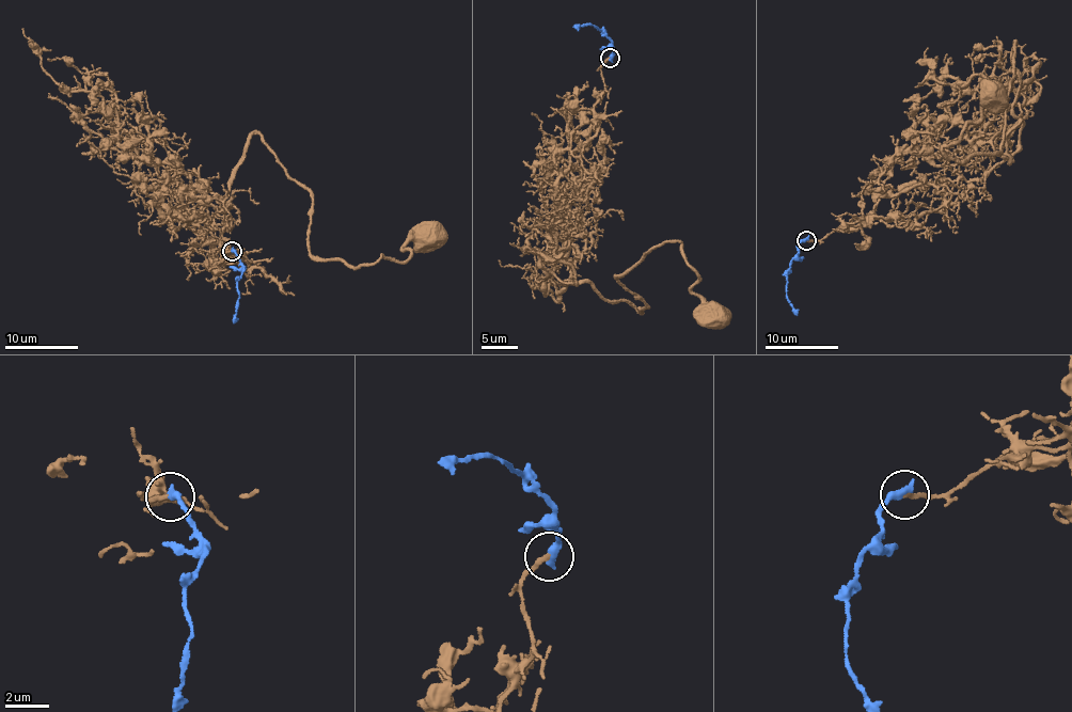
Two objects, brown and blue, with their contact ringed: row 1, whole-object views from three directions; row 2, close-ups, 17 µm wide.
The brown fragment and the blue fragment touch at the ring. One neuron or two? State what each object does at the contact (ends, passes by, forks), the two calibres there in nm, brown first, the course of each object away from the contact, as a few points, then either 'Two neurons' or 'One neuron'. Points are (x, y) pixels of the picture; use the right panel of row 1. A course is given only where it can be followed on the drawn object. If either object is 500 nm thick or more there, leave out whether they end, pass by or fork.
At the ring brown ends. At the ring blue ends. Thickness 190 nm (brown) against 400 nm. Course of brown: (806, 239), (862, 212), (917, 227), (982, 187), (1019, 121), (1015, 44), (1003, 145), (942, 153), (995, 89). Course of blue: (806, 239), (798, 247), (799, 254), (787, 273), (786, 298), (797, 315). Two neurons

